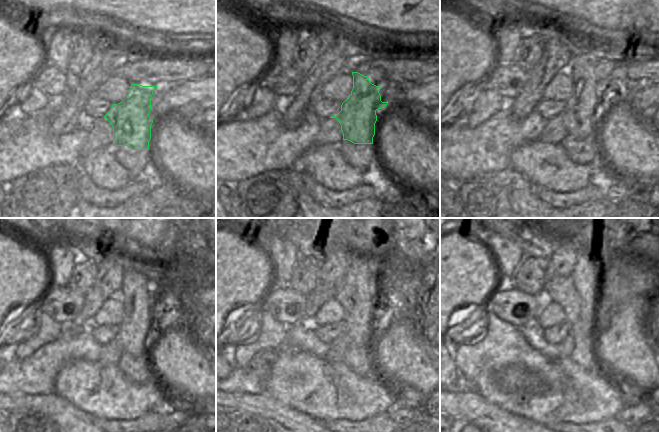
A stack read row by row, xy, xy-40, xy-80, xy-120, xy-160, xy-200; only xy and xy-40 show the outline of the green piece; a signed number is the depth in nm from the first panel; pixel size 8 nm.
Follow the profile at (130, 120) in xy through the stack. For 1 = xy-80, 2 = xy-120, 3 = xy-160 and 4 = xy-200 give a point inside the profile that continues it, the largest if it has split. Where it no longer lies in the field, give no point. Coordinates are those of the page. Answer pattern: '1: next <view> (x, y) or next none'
1: next xy-80 (589, 100)
2: next xy-120 (138, 322)
3: next xy-160 (359, 294)
4: next xy-200 (585, 279)

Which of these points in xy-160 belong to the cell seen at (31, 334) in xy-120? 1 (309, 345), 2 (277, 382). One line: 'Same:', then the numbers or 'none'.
Same: 2

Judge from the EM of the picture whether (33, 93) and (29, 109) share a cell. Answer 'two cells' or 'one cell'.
one cell

